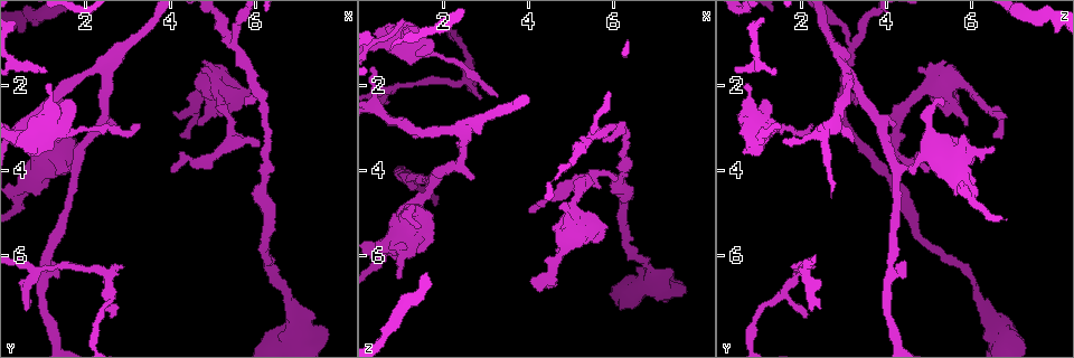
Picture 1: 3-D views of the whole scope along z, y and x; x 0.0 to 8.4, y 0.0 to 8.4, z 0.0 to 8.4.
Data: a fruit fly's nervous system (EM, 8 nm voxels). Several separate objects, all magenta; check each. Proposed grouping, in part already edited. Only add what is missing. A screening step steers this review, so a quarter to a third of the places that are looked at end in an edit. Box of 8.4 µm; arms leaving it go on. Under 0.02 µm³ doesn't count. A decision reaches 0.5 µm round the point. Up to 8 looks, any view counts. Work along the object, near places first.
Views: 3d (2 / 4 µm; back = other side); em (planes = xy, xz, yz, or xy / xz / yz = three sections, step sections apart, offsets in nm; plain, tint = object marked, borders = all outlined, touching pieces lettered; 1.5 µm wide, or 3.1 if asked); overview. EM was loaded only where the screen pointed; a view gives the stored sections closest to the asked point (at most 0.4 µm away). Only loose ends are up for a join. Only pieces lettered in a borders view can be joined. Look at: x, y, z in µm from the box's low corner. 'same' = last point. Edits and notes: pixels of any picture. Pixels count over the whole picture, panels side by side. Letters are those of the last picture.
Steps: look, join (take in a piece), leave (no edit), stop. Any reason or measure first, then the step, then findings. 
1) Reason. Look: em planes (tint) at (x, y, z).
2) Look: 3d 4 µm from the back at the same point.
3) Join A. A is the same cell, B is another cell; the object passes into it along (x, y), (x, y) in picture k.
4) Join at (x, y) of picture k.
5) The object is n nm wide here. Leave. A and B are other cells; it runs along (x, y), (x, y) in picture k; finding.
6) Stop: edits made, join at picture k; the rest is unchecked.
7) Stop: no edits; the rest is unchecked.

An open end. Look: em yz step 4 (tint) at (5.15, 2.70, 5.45).

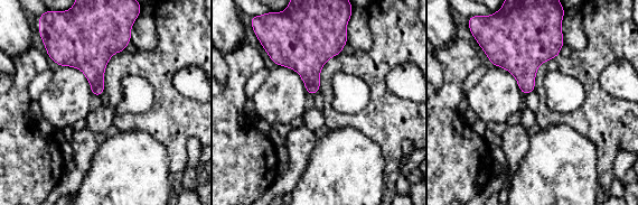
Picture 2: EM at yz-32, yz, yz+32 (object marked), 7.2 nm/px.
Another direction. Look: em planes (borders) at the same point.

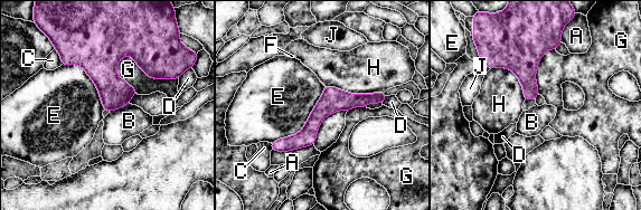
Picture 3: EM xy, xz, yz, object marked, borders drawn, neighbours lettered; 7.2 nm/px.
The longest contact is with E, 550 nm. Leave. A, B, C, D, E, F, G, H and J are other cells; a border runs along (129, 103), (110, 112) in picture 3; none of them fits.

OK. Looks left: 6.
Thin end. Look: 3d 4 µm at (4.10, 4.05, 5.00).

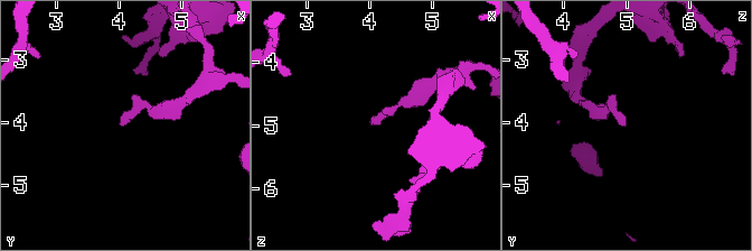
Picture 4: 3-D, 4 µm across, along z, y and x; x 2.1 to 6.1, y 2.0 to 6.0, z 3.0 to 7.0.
Look: em planes (borders) at (4.05, 4.05, 4.95).

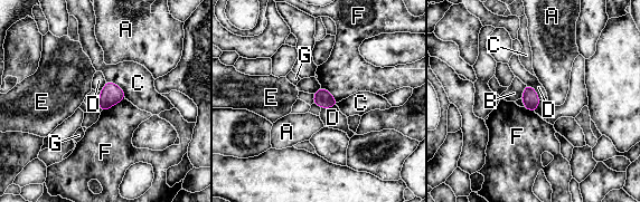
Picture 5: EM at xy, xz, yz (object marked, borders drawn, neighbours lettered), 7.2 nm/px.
The longest contact is with F, 200 nm. Leave. A, B, C, D, E, F and G are other cells; a border runs along (124, 97), (101, 112) in picture 5; none of them fits.

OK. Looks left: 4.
Look: em yz step 4 (tint) at (1.60, 2.30, 1.15).

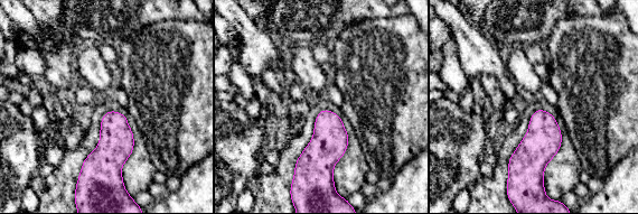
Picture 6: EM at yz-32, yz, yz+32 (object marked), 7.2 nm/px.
Look: em planes (borders) at the same point.

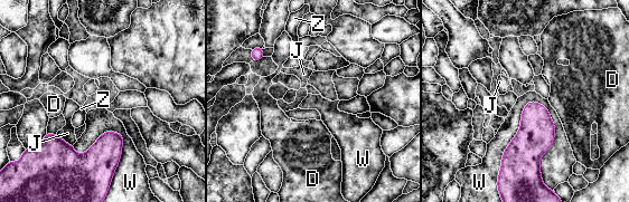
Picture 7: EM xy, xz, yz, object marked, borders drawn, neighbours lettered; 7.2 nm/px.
The longest contact is with W, 550 nm. Leave. D, J, W and Z are other cells; none of them fits.

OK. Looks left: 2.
An open end. Look: em xz step 8 (borders) at (2.85, 6.25, 2.35).

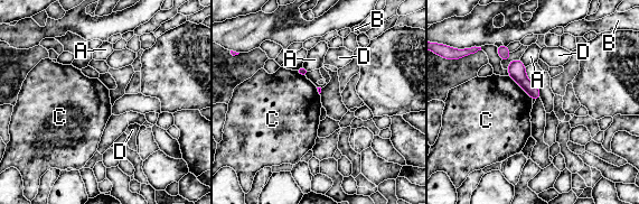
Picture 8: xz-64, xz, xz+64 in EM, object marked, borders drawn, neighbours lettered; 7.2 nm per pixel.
Leave. A, B, C and D are other cells; a border runs along (508, 76), (532, 100) in picture 8; none of them fits.

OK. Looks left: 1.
Stop: no edits; the rest is unchecked.

